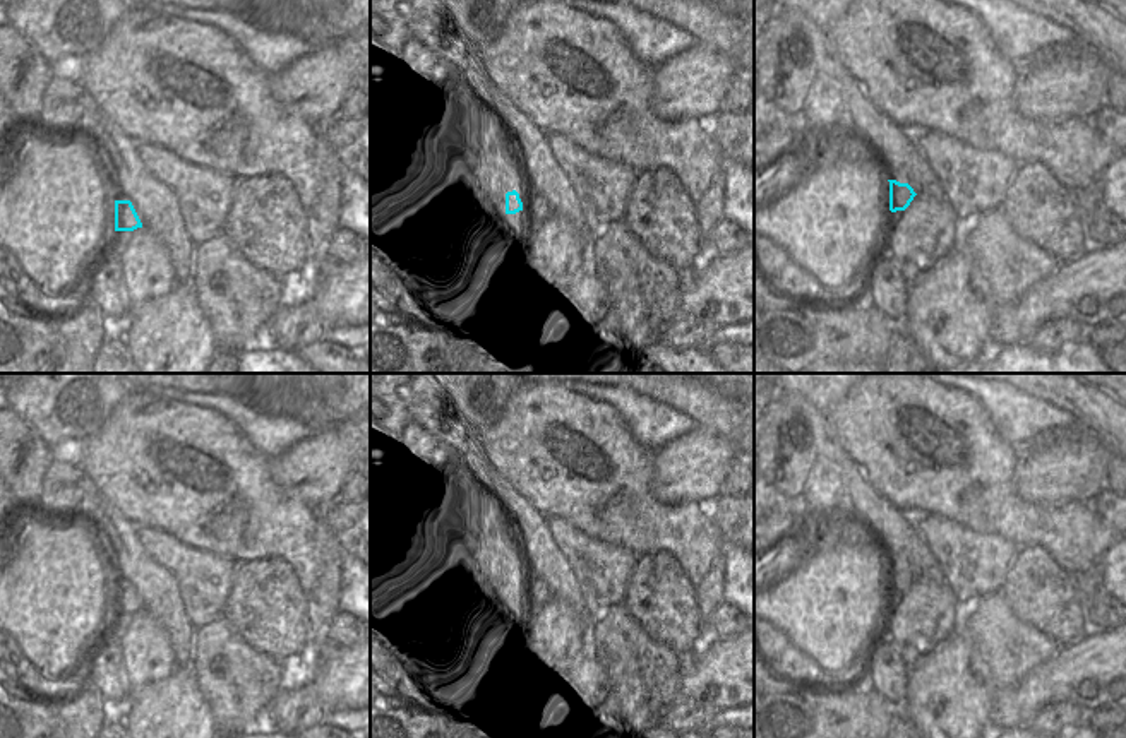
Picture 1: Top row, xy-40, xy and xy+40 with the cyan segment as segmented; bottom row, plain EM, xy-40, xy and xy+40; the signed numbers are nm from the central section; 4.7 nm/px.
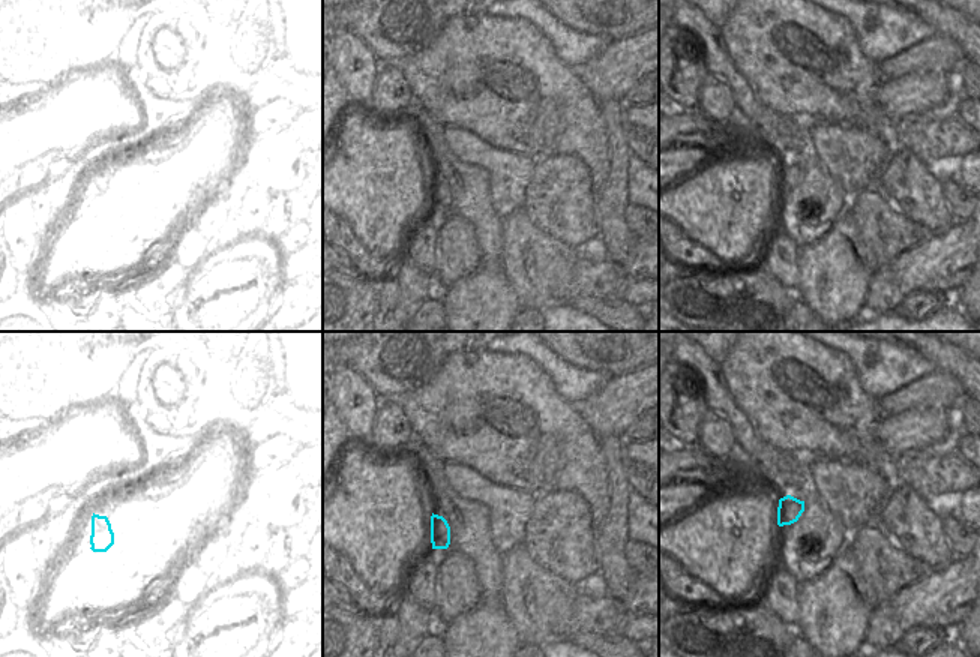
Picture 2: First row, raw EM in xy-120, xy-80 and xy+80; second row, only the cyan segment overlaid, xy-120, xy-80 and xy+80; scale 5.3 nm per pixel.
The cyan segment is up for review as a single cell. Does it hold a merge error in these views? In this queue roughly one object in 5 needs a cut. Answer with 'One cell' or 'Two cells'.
One cell.

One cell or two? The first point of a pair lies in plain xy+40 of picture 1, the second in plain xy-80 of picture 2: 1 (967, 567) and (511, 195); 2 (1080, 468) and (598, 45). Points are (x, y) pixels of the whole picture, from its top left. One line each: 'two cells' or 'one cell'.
1: one cell
2: two cells

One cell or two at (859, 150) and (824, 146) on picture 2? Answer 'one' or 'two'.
one

